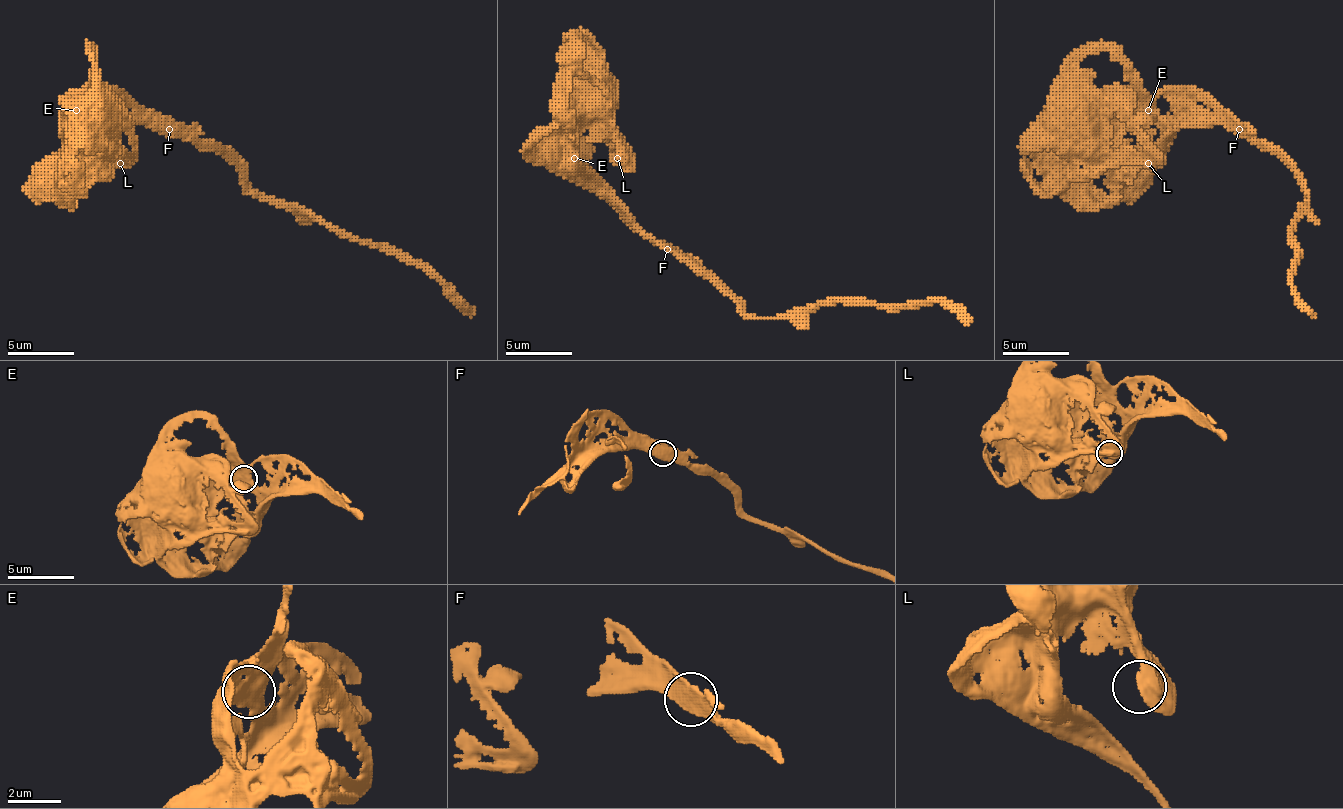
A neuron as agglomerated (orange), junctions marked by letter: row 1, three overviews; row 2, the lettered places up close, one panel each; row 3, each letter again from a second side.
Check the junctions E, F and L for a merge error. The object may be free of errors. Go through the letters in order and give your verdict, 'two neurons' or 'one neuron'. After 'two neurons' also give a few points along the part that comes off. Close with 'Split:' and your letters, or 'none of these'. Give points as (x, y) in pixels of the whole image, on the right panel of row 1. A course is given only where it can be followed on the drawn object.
E: one neuron
F: one neuron
L: one neuron
Split: none of these

